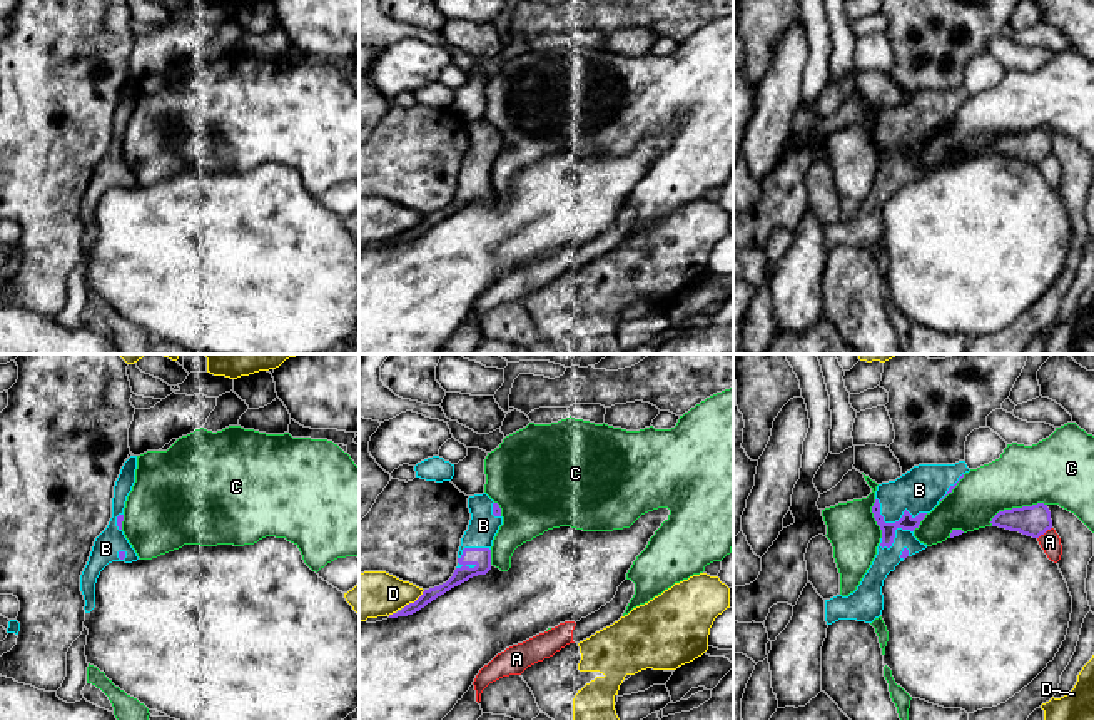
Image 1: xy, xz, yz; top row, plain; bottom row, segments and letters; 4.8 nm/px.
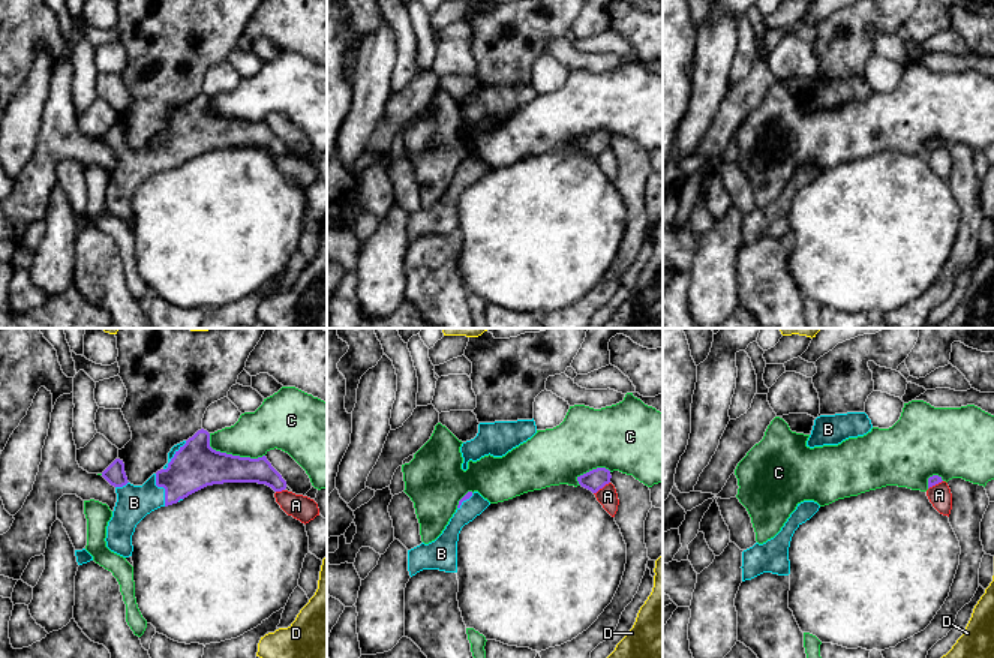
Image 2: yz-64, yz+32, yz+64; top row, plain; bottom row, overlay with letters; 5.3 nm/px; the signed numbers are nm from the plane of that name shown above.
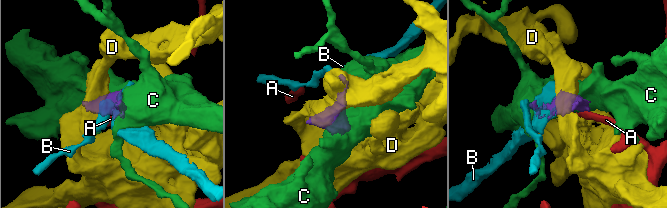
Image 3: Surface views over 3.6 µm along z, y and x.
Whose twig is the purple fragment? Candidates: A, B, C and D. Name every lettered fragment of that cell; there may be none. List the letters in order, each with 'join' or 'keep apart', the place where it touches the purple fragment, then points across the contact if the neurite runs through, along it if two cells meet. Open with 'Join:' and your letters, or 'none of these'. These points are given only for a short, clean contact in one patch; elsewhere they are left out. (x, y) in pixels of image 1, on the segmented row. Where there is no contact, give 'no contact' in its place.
Join: B
A: keep apart; meets purple in yz at (1044, 532); border along yz (1051, 527), (1038, 538)
B: join; meets purple in yz at (896, 522)
C: keep apart; meets purple in yz at (1018, 508)
D: keep apart; meets purple in xz at (415, 602)

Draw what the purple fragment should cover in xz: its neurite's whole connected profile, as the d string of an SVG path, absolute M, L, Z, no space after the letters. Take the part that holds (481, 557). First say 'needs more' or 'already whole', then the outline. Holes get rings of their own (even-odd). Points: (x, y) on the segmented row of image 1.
needs more; M486 493L469 496L468 508L471 520L461 538L458 566L453 576L439 586L424 590L414 603L406 605L401 611L389 615L389 618L413 615L451 588L491 570L493 540L503 525L501 508Z

